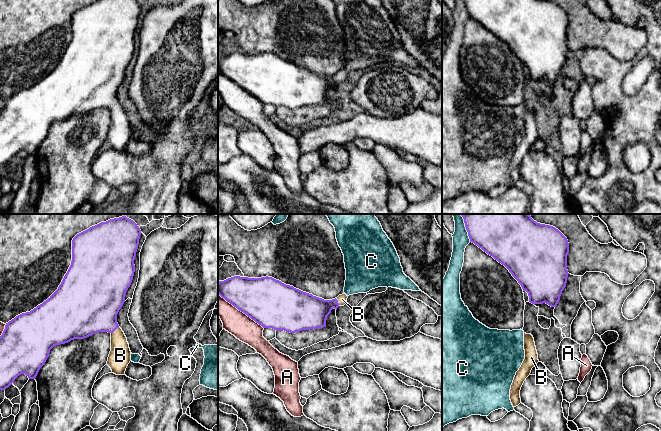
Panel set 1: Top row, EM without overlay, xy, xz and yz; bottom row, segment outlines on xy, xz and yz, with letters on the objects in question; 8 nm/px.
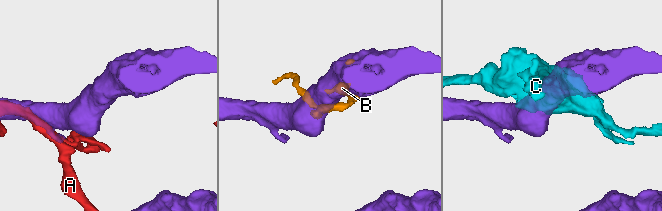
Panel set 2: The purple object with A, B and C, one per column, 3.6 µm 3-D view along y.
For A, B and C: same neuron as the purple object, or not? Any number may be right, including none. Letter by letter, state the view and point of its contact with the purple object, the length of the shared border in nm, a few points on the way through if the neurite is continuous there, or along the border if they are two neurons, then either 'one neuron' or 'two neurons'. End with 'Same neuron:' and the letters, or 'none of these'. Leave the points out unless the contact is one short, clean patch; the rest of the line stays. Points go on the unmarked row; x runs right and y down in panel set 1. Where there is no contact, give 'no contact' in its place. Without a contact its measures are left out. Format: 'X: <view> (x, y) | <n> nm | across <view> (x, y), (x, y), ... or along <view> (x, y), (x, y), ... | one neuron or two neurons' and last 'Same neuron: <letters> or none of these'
A: xz (241, 87) | 460 nm | two neurons
B: xy (114, 106) | 90 nm | across xy (93, 83), (114, 106), (118, 113), (120, 131) | one neuron
C: yz (468, 9) | 150 nm | two neurons
Same neuron: B

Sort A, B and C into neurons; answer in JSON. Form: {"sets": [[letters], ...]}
{"sets": [["A"], ["B"], ["C"]]}

